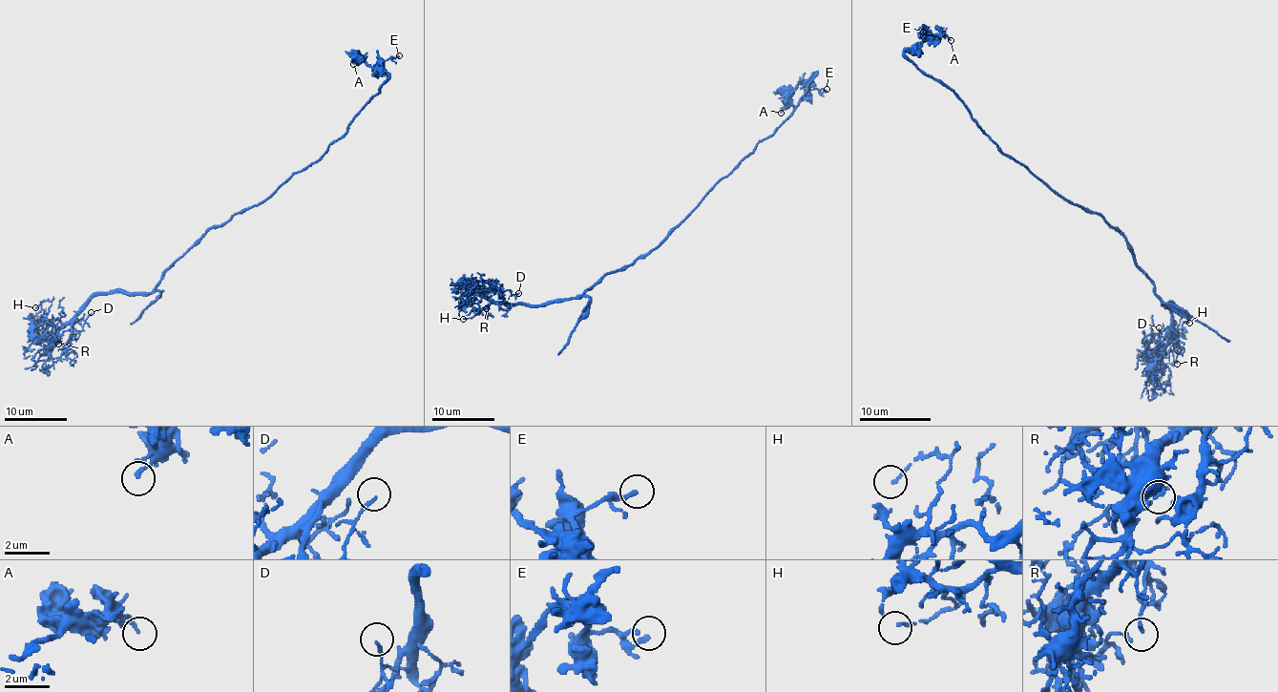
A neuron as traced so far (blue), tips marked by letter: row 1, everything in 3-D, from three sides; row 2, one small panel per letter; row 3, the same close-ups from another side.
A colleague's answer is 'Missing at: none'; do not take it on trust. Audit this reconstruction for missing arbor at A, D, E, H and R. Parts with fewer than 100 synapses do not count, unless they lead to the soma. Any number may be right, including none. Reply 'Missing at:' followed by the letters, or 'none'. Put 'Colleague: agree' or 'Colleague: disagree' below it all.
Missing at: none
Colleague: agree

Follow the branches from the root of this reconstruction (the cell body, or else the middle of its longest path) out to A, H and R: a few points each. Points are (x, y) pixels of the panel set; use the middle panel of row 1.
A: (674, 229), (721, 179), (793, 113), (806, 85), (817, 73), (788, 95), (788, 101), (781, 113)
H: (674, 229), (655, 248), (607, 273), (577, 298), (538, 305), (489, 304), (473, 306), (479, 313), (463, 319)
R: (674, 229), (655, 248), (632, 263), (607, 273), (577, 298), (538, 305), (489, 304), (479, 310), (486, 308)

